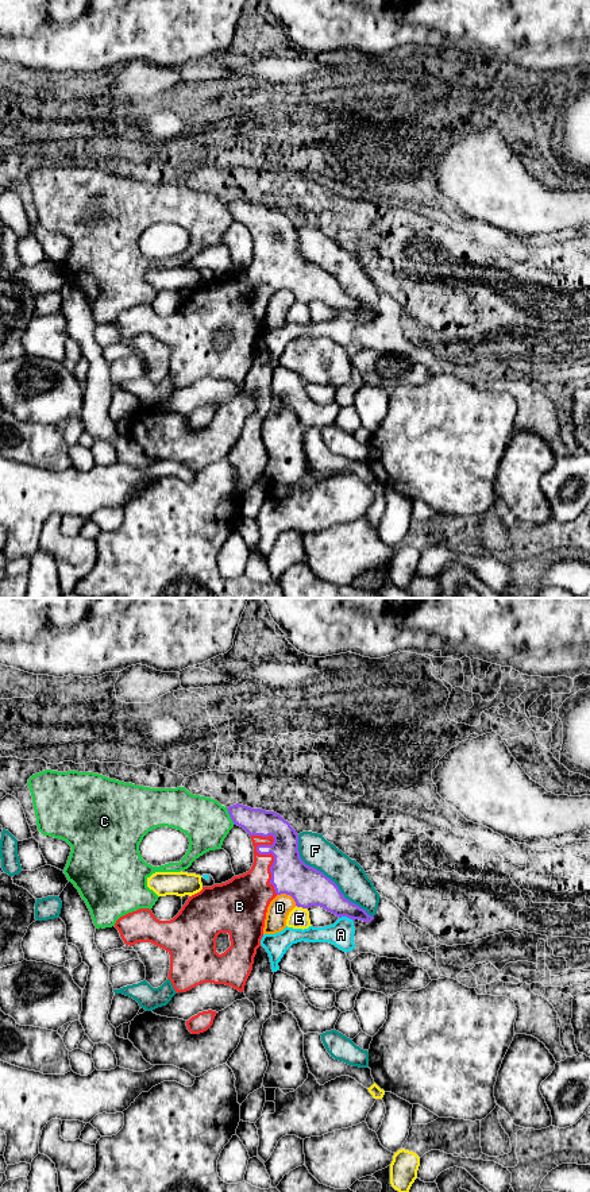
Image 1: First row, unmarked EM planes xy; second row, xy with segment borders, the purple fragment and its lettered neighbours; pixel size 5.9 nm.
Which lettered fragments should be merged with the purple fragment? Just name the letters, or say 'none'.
B

